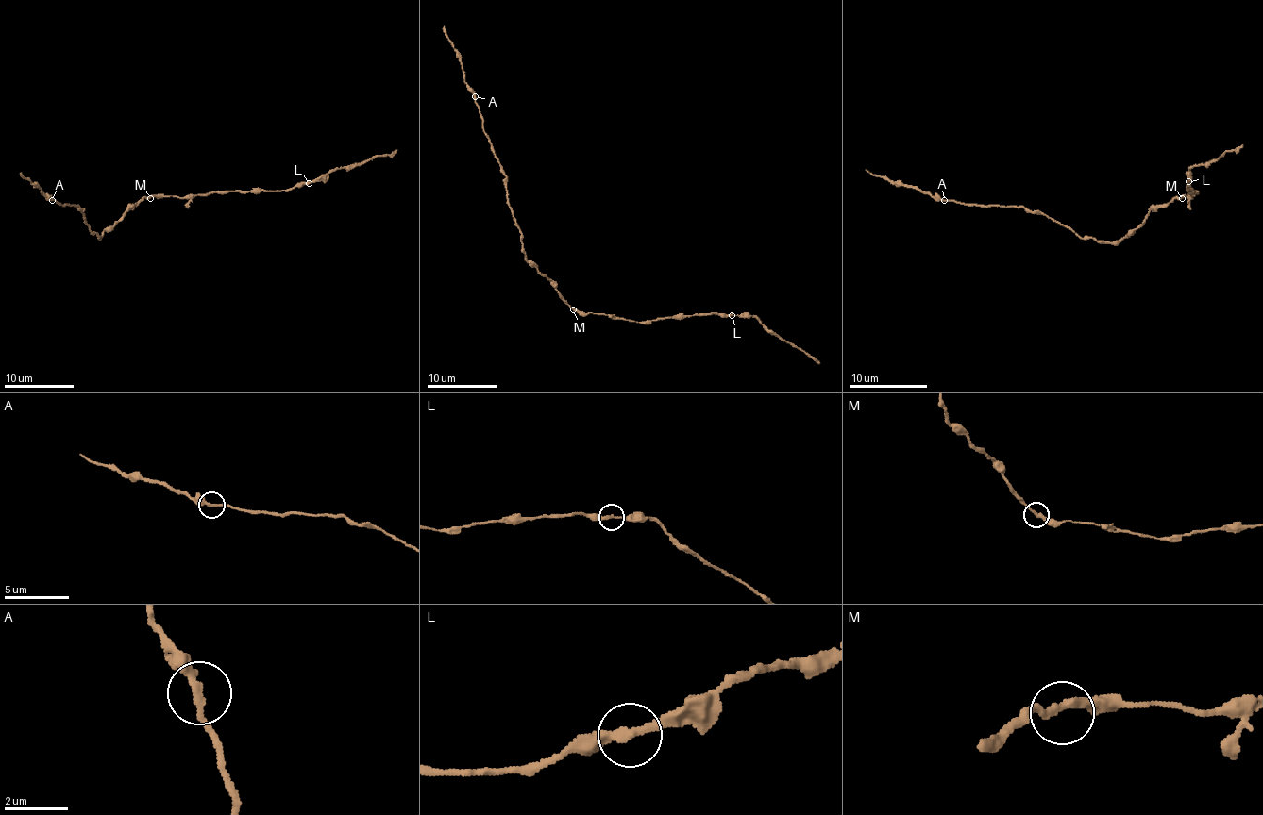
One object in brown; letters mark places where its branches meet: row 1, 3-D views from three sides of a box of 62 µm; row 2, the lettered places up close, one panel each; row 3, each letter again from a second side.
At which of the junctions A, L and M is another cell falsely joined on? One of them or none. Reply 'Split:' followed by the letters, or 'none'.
Split: none

